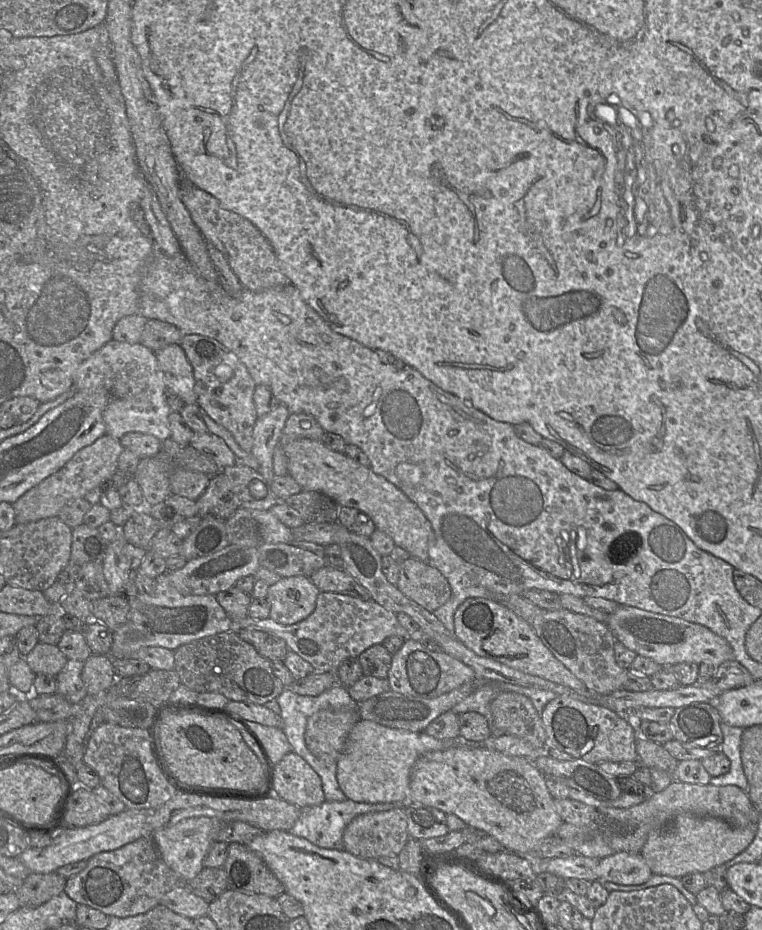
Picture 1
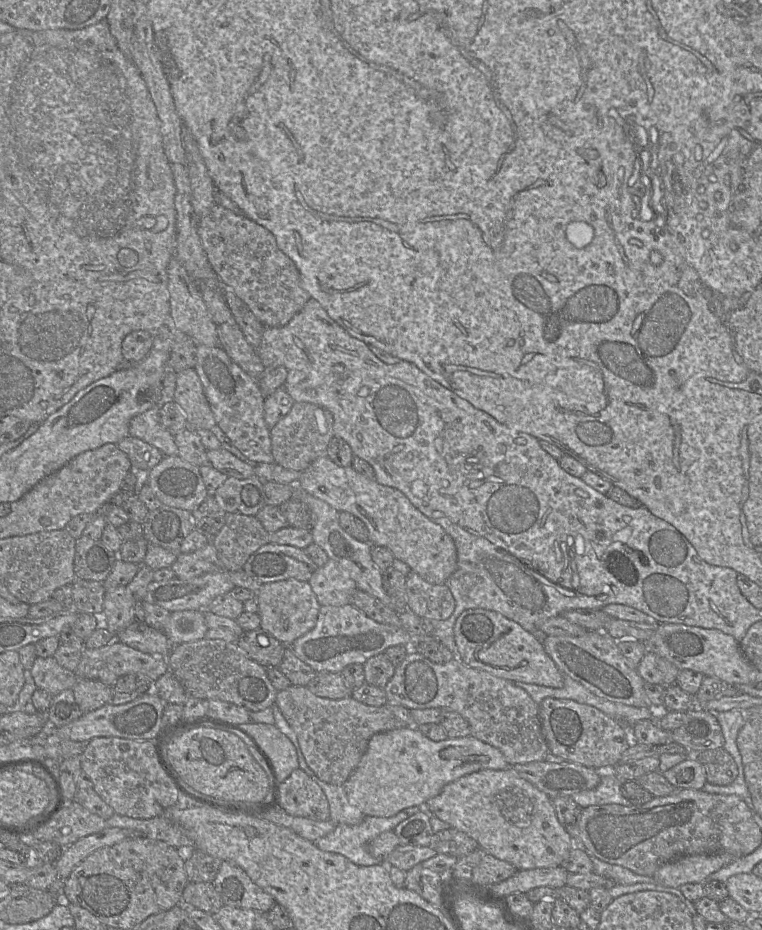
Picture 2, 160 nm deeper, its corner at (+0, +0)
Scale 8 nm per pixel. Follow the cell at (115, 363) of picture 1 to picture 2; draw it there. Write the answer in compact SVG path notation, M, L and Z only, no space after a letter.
M158 404L131 419L129 436L140 438L155 446L164 456L176 456L178 454L174 436L161 423Z

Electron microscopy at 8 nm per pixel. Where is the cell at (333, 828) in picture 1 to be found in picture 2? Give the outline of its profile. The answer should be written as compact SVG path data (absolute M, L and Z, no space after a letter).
M411 806L391 817L366 816L356 825L337 824L328 835L318 839L315 845L322 851L341 854L358 866L373 866L382 862L368 852L368 843L415 813L426 811L425 806Z

